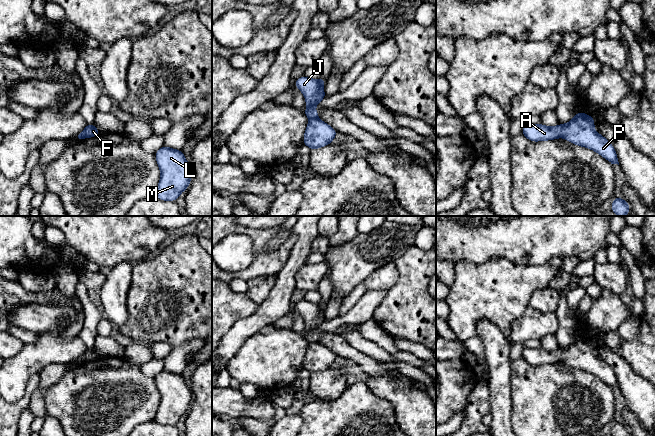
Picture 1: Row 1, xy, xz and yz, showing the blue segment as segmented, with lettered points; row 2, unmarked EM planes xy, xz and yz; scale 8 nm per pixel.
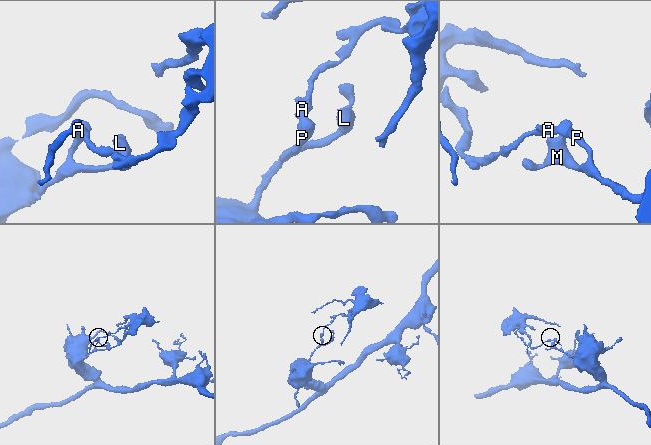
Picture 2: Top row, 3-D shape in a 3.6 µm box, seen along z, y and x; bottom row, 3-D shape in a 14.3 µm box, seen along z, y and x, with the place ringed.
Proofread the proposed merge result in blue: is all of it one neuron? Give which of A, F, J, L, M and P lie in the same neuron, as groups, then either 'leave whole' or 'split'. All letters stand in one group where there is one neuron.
A J / F L M P; split

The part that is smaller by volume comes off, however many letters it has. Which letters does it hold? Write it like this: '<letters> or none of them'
A, J

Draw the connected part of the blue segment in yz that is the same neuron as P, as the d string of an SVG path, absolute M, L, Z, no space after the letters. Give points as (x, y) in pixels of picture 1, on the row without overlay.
M578 336L572 344L563 348L563 362L575 369L597 376L611 388L618 388L613 369L594 353L595 343Z

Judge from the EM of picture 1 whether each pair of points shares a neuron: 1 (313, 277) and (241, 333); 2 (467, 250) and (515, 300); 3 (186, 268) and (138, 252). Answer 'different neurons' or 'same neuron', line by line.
1: different neurons
2: different neurons
3: different neurons

